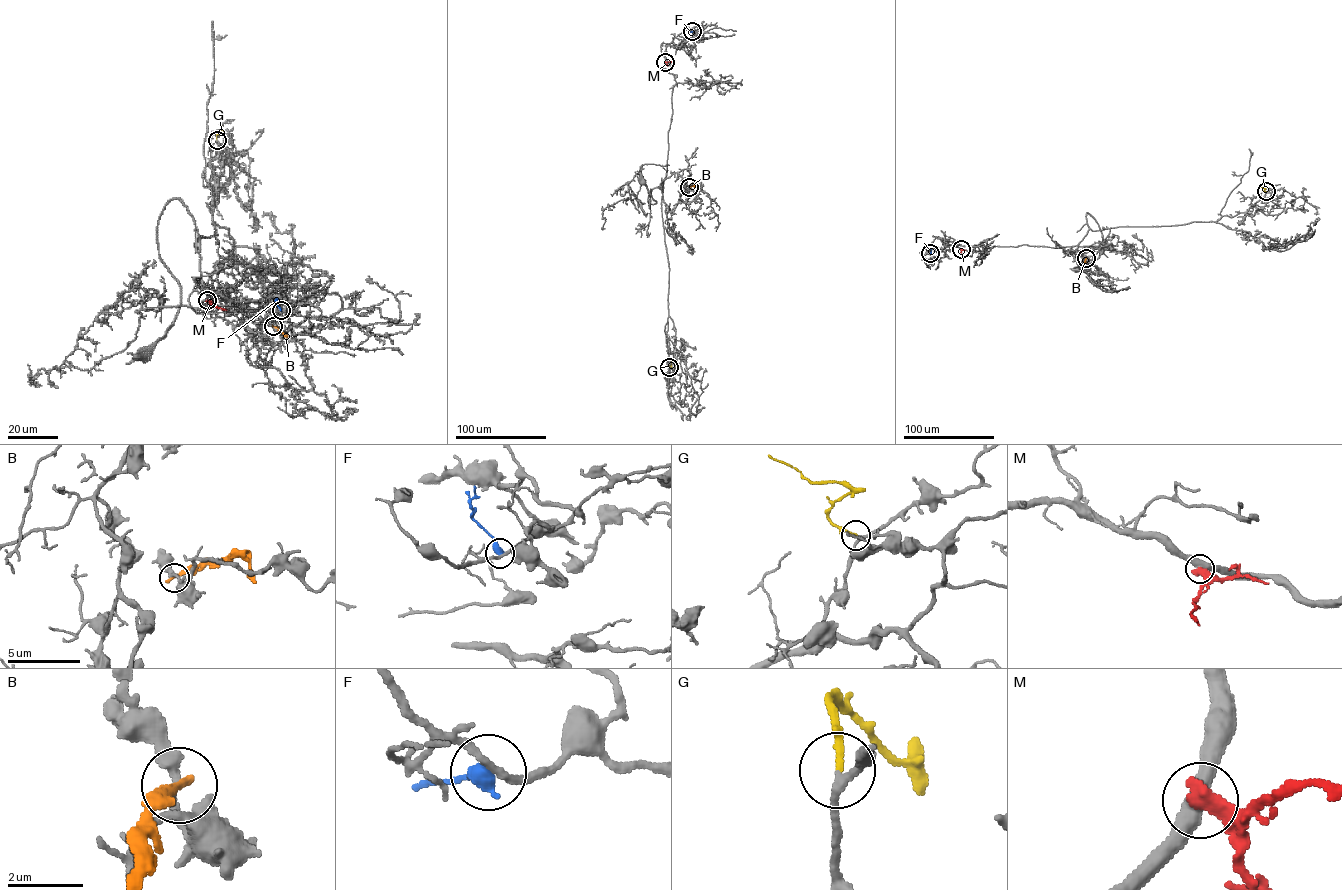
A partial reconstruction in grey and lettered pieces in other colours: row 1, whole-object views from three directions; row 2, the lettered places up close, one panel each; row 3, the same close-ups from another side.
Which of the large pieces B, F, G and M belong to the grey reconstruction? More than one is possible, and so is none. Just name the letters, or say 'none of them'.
G

